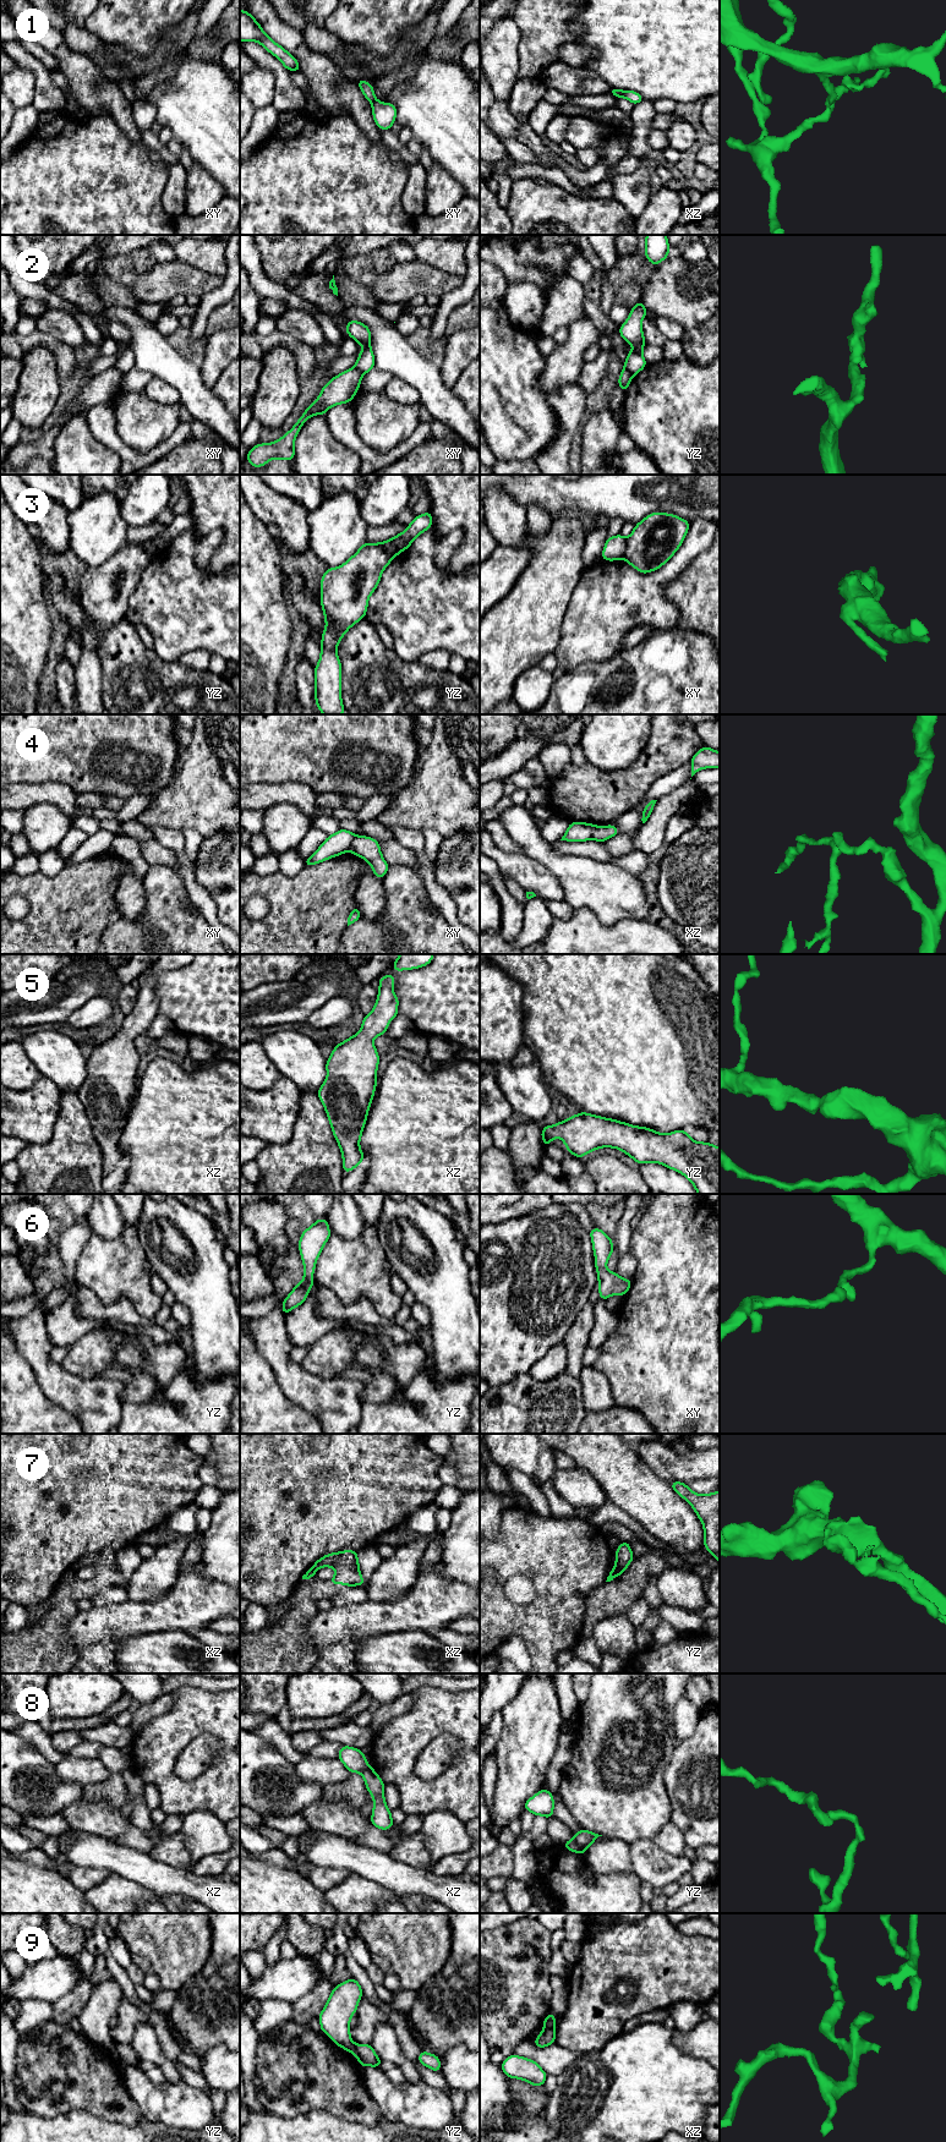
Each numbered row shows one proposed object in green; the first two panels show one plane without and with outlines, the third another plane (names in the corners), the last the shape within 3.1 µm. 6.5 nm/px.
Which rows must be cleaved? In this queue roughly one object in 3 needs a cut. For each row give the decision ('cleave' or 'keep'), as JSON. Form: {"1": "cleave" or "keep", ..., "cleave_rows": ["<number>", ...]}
{"1": "cleave", "2": "cleave", "3": "keep", "4": "cleave", "5": "keep", "6": "keep", "7": "cleave", "8": "cleave", "9": "cleave", "cleave_rows": ["1", "2", "4", "7", "8", "9"]}

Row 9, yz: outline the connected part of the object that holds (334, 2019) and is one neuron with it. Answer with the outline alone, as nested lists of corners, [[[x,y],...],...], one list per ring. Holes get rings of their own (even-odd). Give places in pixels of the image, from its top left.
[[[351,1977],[332,1989],[324,2009],[318,2015],[321,2031],[351,2054],[355,2053],[356,2044],[350,2037],[350,2018],[356,2014],[361,1996],[362,1988]]]

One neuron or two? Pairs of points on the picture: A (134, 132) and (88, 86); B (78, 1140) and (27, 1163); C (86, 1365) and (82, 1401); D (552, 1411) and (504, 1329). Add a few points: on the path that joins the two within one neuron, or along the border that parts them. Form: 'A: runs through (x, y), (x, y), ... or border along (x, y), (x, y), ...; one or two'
A: runs through (125, 120), (100, 96); one
B: runs through (66, 1152), (55, 1163), (39, 1163); one
C: border along (60, 1363), (67, 1371), (75, 1375), (93, 1378); two
D: border along (528, 1371), (519, 1373), (510, 1380), (501, 1384); two

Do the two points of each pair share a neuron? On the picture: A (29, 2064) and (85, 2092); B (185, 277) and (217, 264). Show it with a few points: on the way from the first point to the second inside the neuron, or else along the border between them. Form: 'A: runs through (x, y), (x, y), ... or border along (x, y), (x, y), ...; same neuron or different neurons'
A: runs through (43, 2076), (53, 2086), (71, 2086); same neuron
B: border along (176, 258), (208, 273), (223, 277); different neurons

